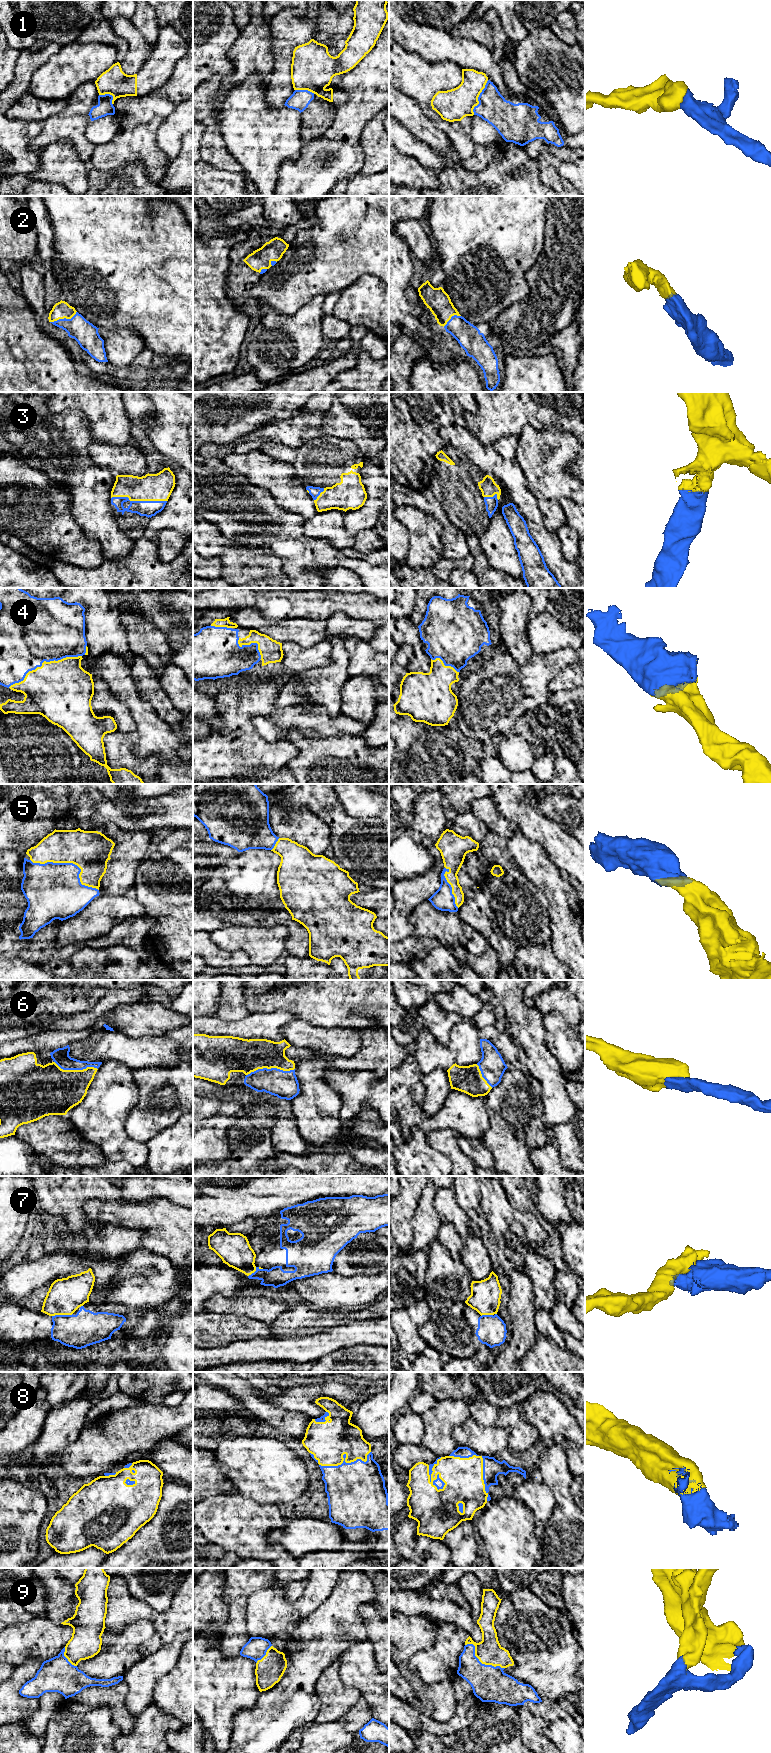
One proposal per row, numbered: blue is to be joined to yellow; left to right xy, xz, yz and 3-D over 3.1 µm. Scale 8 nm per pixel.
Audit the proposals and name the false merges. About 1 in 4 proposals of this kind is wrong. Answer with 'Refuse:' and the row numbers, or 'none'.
Refuse: 1, 7

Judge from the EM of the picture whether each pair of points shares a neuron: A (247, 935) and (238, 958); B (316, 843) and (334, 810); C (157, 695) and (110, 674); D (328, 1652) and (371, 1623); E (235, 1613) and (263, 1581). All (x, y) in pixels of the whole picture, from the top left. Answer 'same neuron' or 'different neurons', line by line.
A: different neurons
B: different neurons
C: different neurons
D: different neurons
E: same neuron

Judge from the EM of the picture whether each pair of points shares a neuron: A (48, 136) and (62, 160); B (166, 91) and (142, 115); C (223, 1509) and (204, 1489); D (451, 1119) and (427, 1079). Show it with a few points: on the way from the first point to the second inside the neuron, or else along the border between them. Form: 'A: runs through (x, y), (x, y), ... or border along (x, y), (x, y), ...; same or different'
A: border along (76, 149), (68, 141), (56, 141), (41, 151); different
B: runs through (160, 97), (148, 109); same
C: border along (234, 1492), (203, 1498); different
D: border along (451, 1089), (439, 1110), (432, 1115), (423, 1112); different

